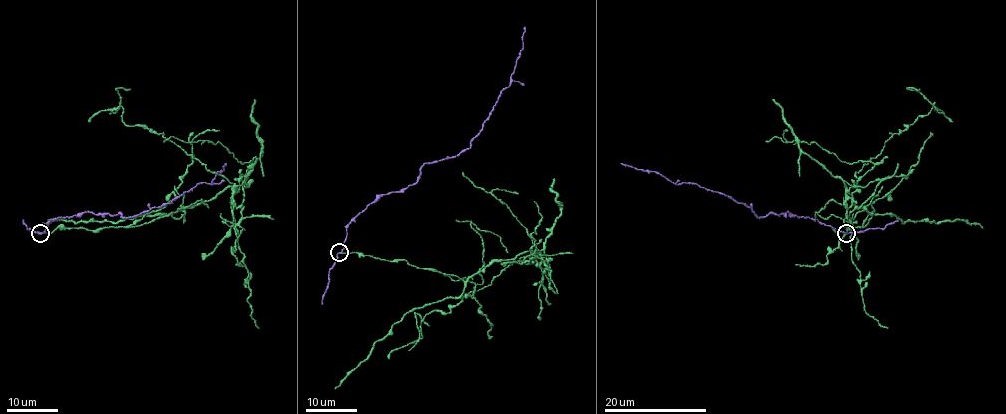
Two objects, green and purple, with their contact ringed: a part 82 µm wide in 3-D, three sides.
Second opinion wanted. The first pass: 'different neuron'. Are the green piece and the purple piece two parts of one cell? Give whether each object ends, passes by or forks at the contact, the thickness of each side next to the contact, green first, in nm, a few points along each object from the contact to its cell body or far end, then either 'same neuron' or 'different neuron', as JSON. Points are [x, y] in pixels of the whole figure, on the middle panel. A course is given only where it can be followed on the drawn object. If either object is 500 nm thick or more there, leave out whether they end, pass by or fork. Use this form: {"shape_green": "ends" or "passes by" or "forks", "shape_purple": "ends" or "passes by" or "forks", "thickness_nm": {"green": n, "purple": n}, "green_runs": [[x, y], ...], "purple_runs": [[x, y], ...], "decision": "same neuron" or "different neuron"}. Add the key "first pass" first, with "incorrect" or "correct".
{"first pass": "correct", "shape_green": "ends", "shape_purple": "passes by", "thickness_nm": {"green": 170, "purple": 190}, "green_runs": [[339, 252], [462, 280], [536, 257], [449, 312], [432, 310], [421, 338], [416, 315], [430, 325]], "purple_runs": [[339, 252], [346, 226], [360, 212], [383, 194], [412, 185], [425, 164], [468, 148], [509, 85], [525, 26]], "decision": "different neuron"}

